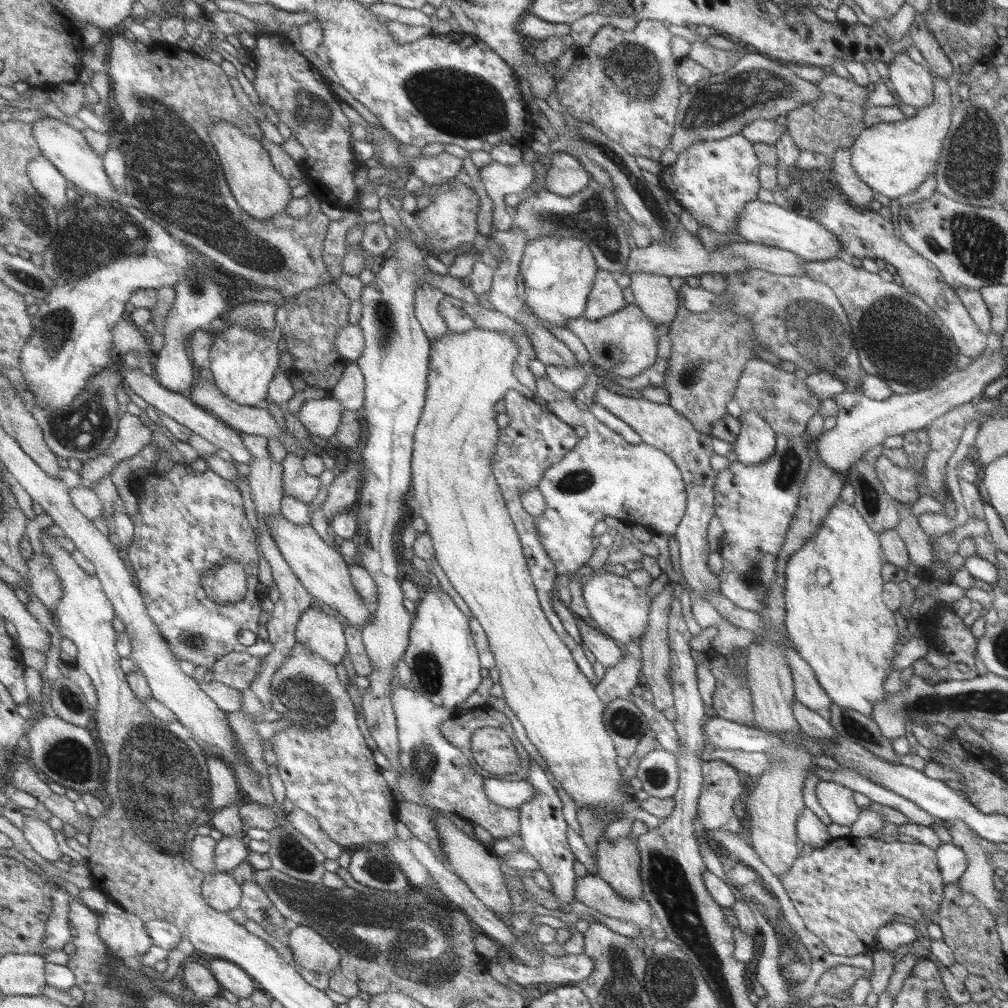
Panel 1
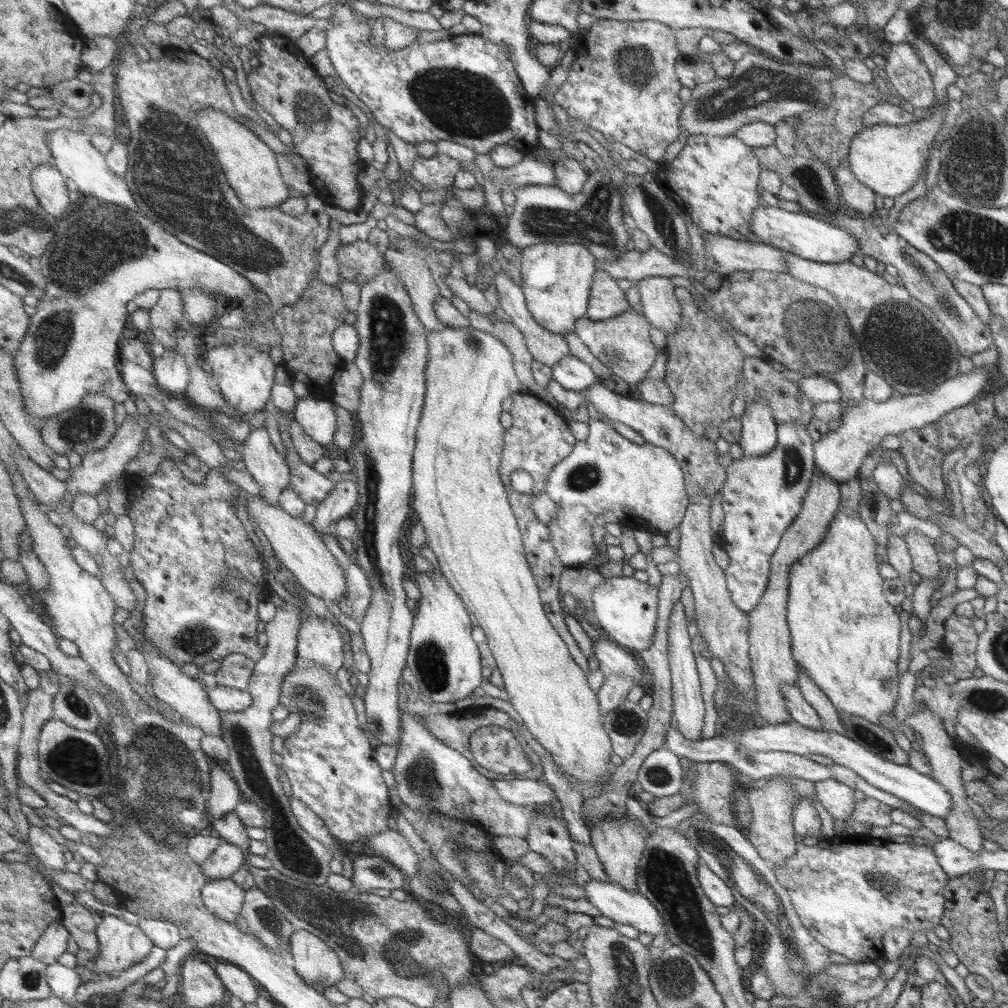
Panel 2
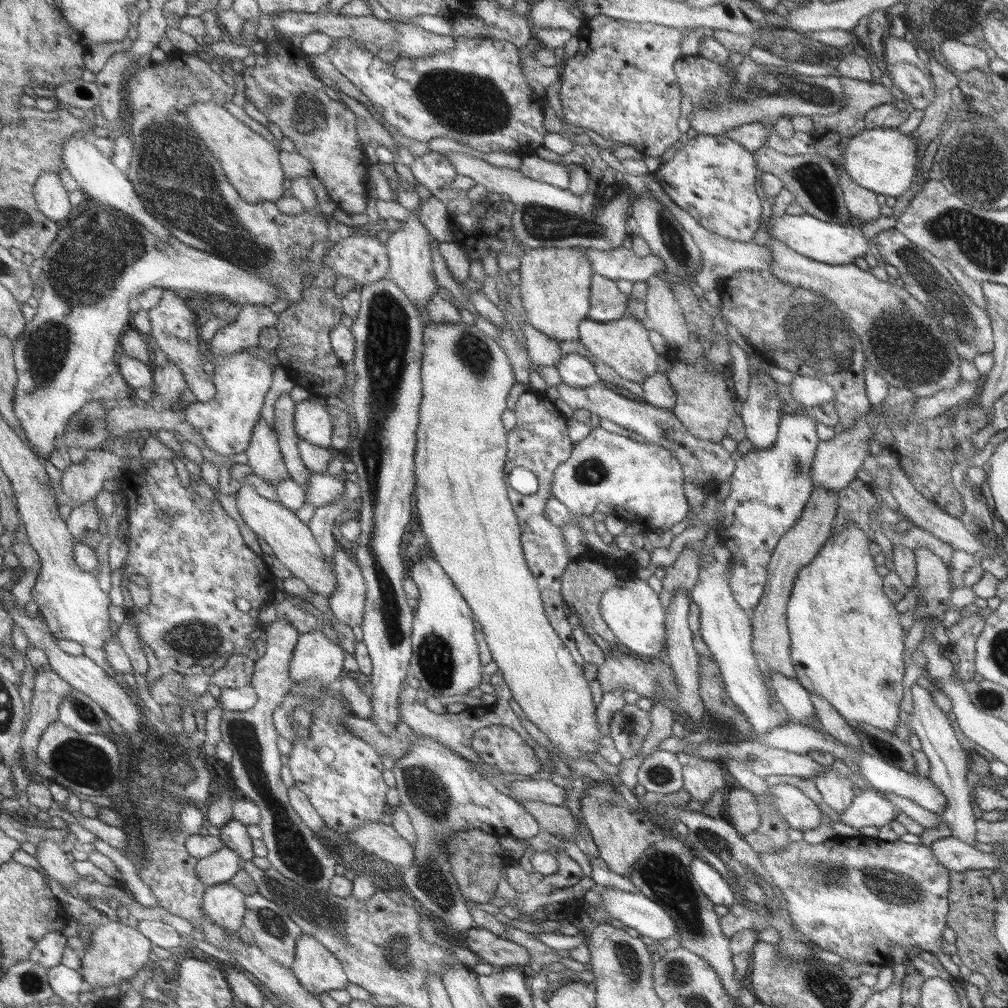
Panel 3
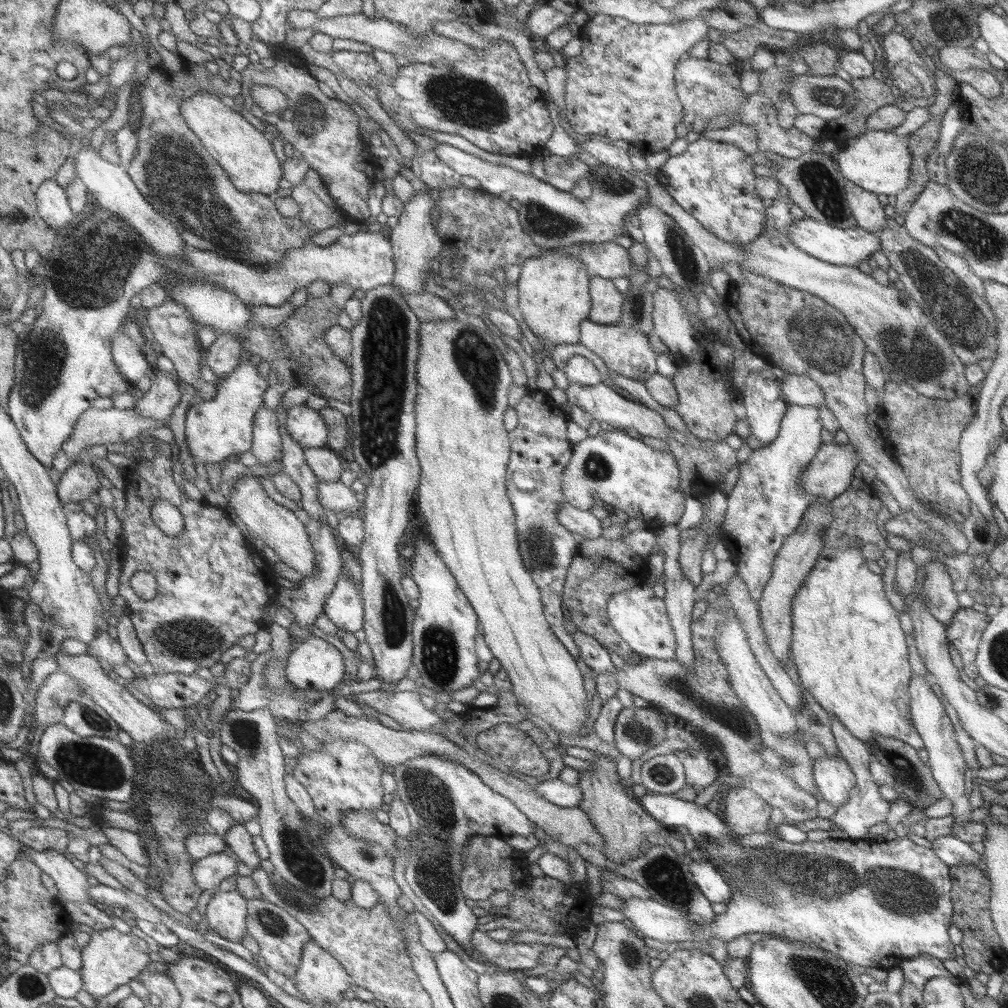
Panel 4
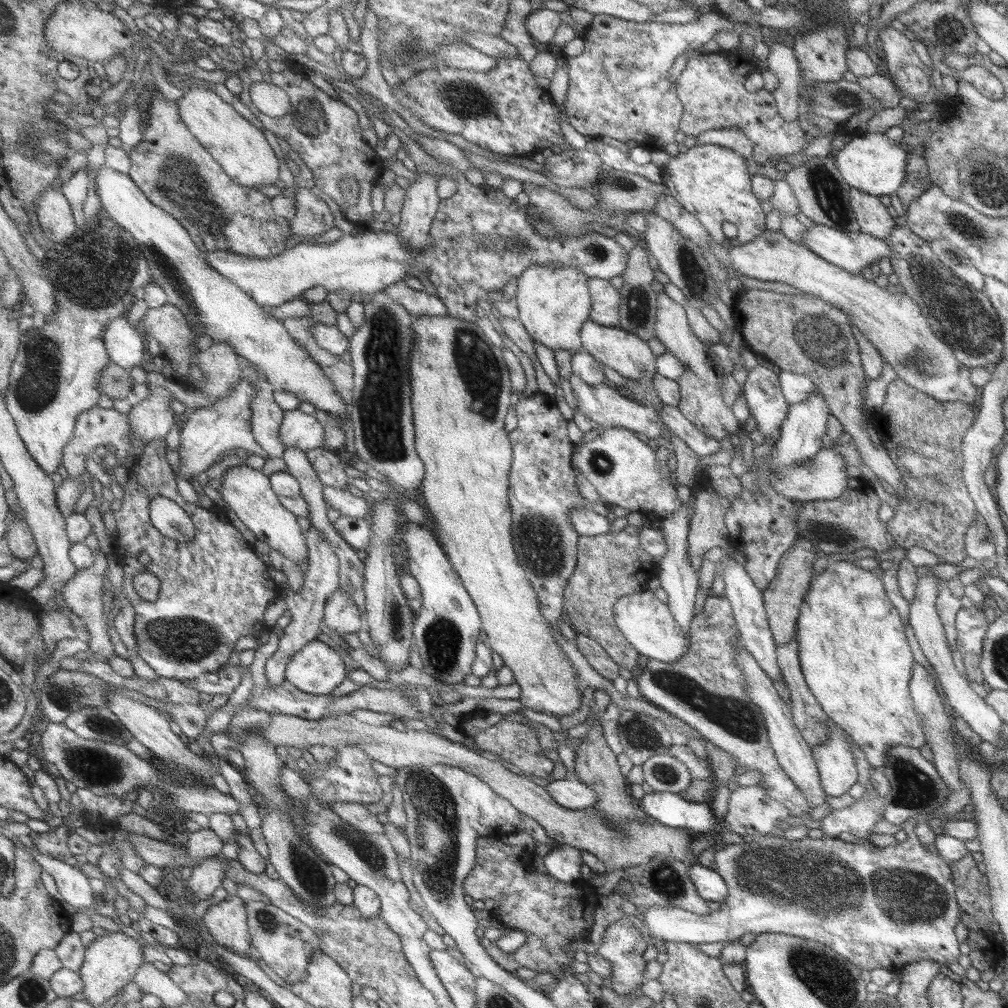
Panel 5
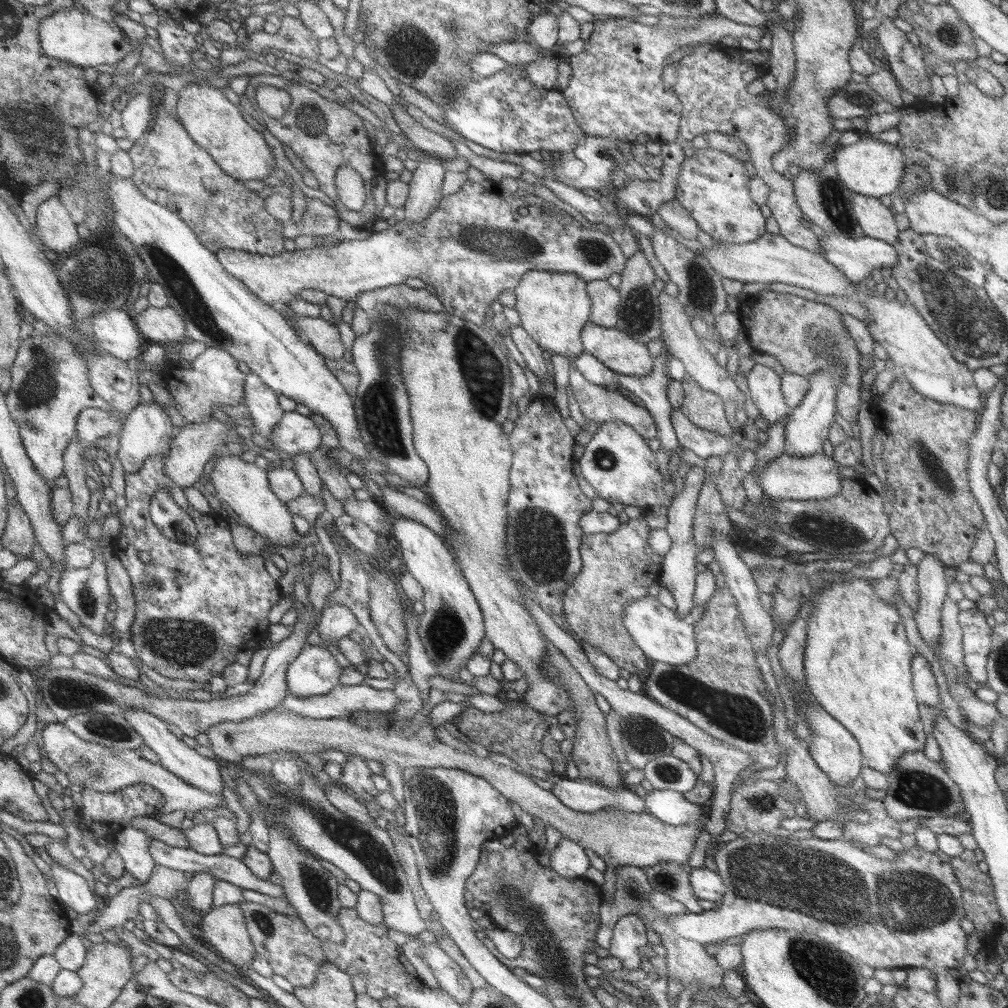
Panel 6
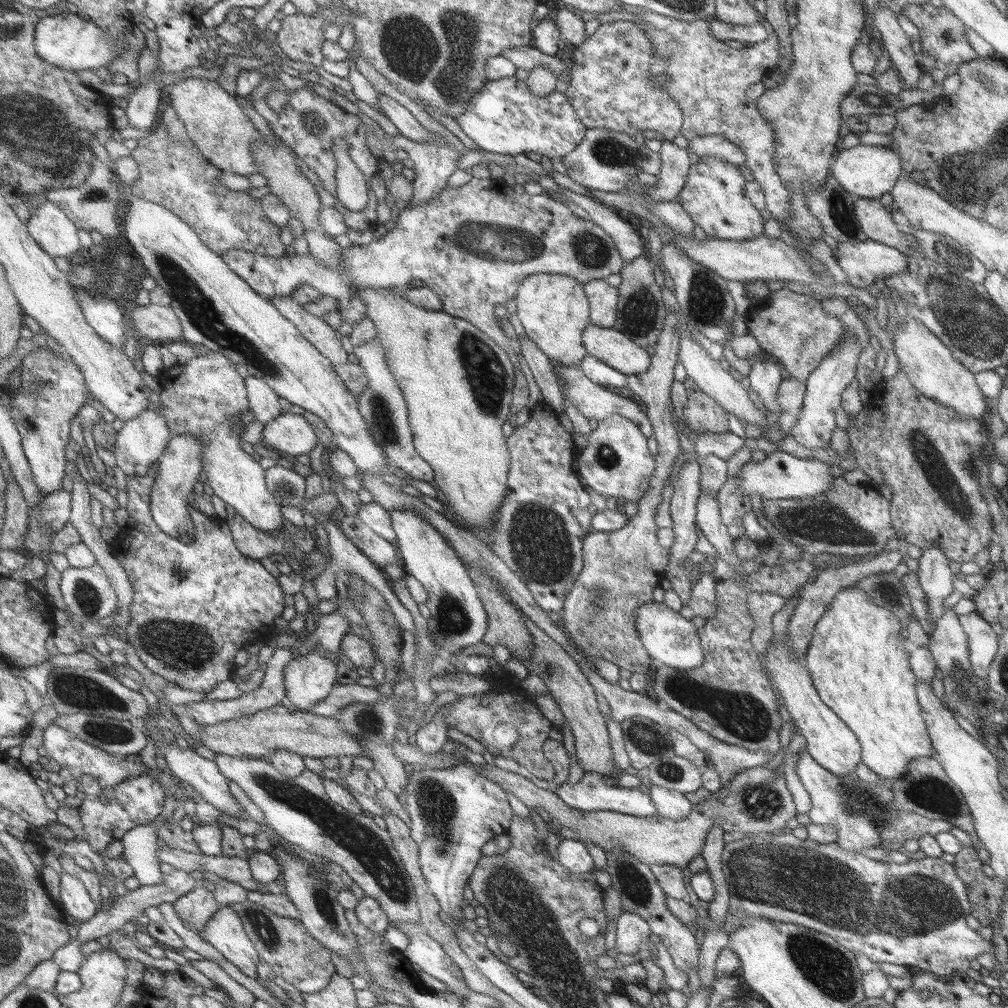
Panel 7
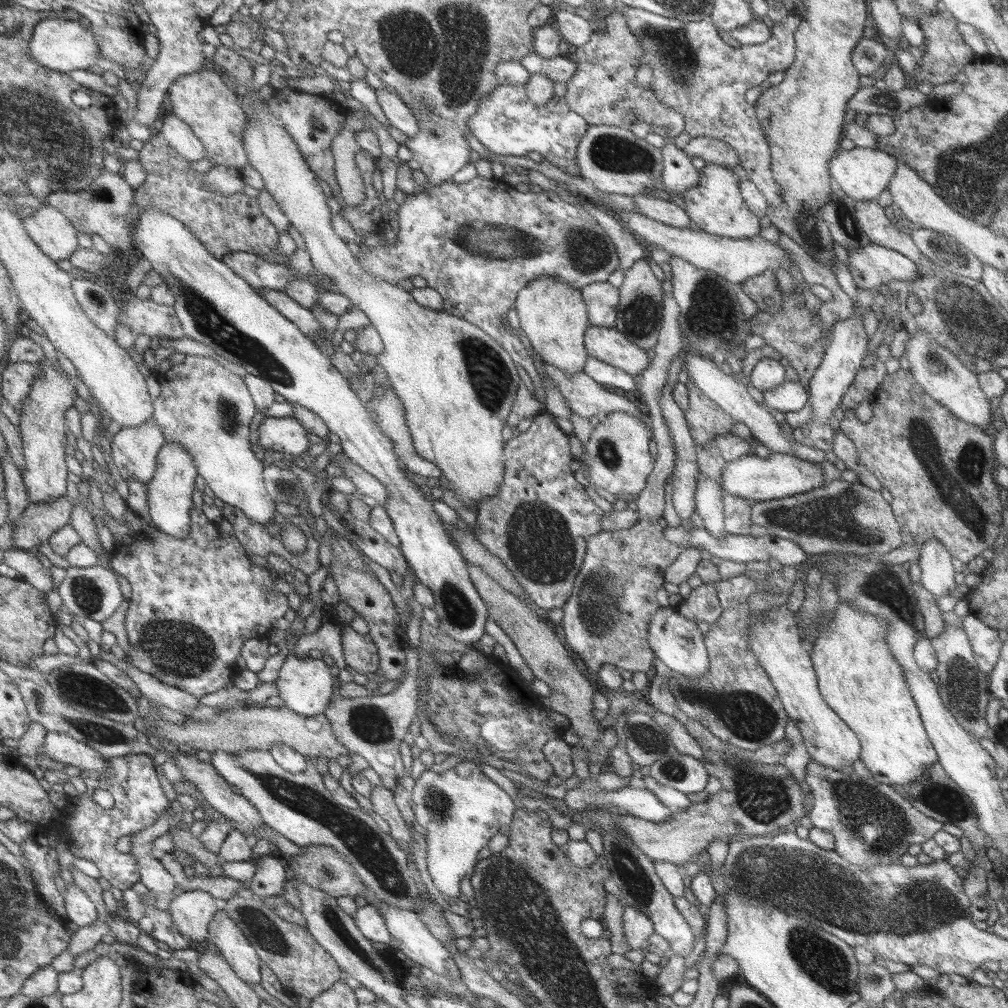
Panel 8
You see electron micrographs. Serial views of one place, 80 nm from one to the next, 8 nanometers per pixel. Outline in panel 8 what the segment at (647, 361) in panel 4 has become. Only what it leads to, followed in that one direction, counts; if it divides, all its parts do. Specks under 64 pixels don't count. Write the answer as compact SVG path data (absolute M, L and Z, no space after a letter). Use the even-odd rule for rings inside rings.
M592 324L588 327L589 334L584 334L584 349L589 350L588 356L618 368L632 377L645 370L649 362L645 350L627 340L613 327L605 328Z

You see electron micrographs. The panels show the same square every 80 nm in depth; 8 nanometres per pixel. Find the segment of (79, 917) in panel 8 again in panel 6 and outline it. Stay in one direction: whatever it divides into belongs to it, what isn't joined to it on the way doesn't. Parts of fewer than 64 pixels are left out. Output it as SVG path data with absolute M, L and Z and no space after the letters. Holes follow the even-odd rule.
M57 862L49 866L58 892L57 899L67 911L75 911L78 915L100 909L102 901L93 893L87 879Z

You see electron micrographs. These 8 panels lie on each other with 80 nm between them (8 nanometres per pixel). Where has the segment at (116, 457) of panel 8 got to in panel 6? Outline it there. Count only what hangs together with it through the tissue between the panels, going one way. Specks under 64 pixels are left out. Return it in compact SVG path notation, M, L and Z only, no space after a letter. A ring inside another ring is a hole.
M152 402L152 404L143 403L126 418L121 438L115 442L119 448L117 458L120 460L125 473L139 472L145 462L153 456L169 456L176 430L169 414L164 412L162 407L161 404L155 402Z

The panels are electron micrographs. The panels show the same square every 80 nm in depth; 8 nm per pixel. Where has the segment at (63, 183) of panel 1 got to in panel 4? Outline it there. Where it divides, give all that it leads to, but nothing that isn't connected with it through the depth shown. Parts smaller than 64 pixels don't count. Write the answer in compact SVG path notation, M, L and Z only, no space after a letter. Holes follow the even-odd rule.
M46 180L37 191L38 210L45 222L57 232L69 228L73 220L78 220L69 206L69 198L65 188L53 180Z

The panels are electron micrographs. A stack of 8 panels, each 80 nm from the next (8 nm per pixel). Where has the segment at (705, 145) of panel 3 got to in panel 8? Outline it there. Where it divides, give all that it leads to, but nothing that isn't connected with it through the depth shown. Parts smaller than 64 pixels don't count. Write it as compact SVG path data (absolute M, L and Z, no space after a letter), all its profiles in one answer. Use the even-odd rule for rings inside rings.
M706 163L698 171L697 186L691 186L682 195L683 210L689 220L695 222L699 231L723 238L746 239L757 234L760 229L759 221L755 214L745 206L739 195L739 180L731 173L731 169L719 166L716 163Z

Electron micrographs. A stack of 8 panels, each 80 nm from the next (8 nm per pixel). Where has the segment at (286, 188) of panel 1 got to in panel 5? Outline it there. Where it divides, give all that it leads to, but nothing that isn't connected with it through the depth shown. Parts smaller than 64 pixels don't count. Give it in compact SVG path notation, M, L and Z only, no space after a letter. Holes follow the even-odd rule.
M204 87L189 89L177 103L181 118L193 136L234 181L256 188L273 185L279 180L280 153L272 138L263 128L257 128L247 118L243 118L231 103L227 104L219 94Z

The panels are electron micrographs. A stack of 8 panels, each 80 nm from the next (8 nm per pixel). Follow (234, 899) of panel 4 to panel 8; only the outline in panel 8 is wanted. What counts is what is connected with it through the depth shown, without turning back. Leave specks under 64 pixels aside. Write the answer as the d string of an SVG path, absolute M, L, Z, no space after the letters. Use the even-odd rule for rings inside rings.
M223 908L217 912L209 926L207 943L210 942L219 948L221 956L247 984L261 982L261 958L256 948L241 931L236 920L231 919Z

